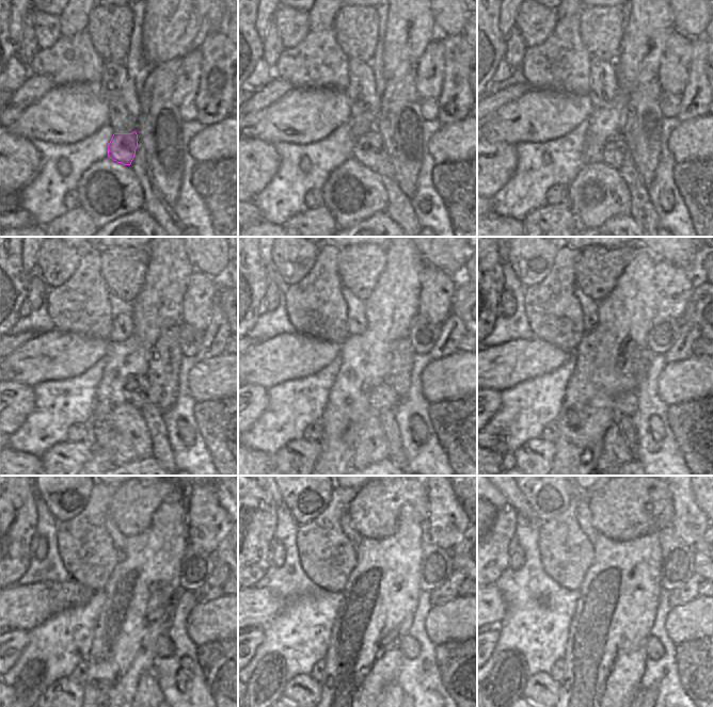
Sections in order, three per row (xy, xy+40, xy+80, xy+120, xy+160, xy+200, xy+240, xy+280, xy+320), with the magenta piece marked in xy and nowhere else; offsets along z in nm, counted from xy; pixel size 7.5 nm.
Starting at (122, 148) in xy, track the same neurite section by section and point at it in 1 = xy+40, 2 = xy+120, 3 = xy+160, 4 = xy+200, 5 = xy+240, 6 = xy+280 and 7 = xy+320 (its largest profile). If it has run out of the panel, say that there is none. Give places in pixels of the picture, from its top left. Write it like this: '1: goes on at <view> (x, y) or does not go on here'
1: goes on at xy+40 (367, 149)
2: goes on at xy+120 (138, 392)
3: goes on at xy+160 (382, 397)
4: goes on at xy+200 (626, 403)
5: goes on at xy+240 (164, 648)
6: goes on at xy+280 (410, 648)
7: goes on at xy+320 (654, 649)

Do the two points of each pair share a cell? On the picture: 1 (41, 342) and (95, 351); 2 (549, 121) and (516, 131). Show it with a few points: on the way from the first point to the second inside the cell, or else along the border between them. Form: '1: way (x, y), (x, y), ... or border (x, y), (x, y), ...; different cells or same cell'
1: way (54, 351), (81, 351); same cell
2: way (540, 119), (527, 119), (524, 123); same cell

